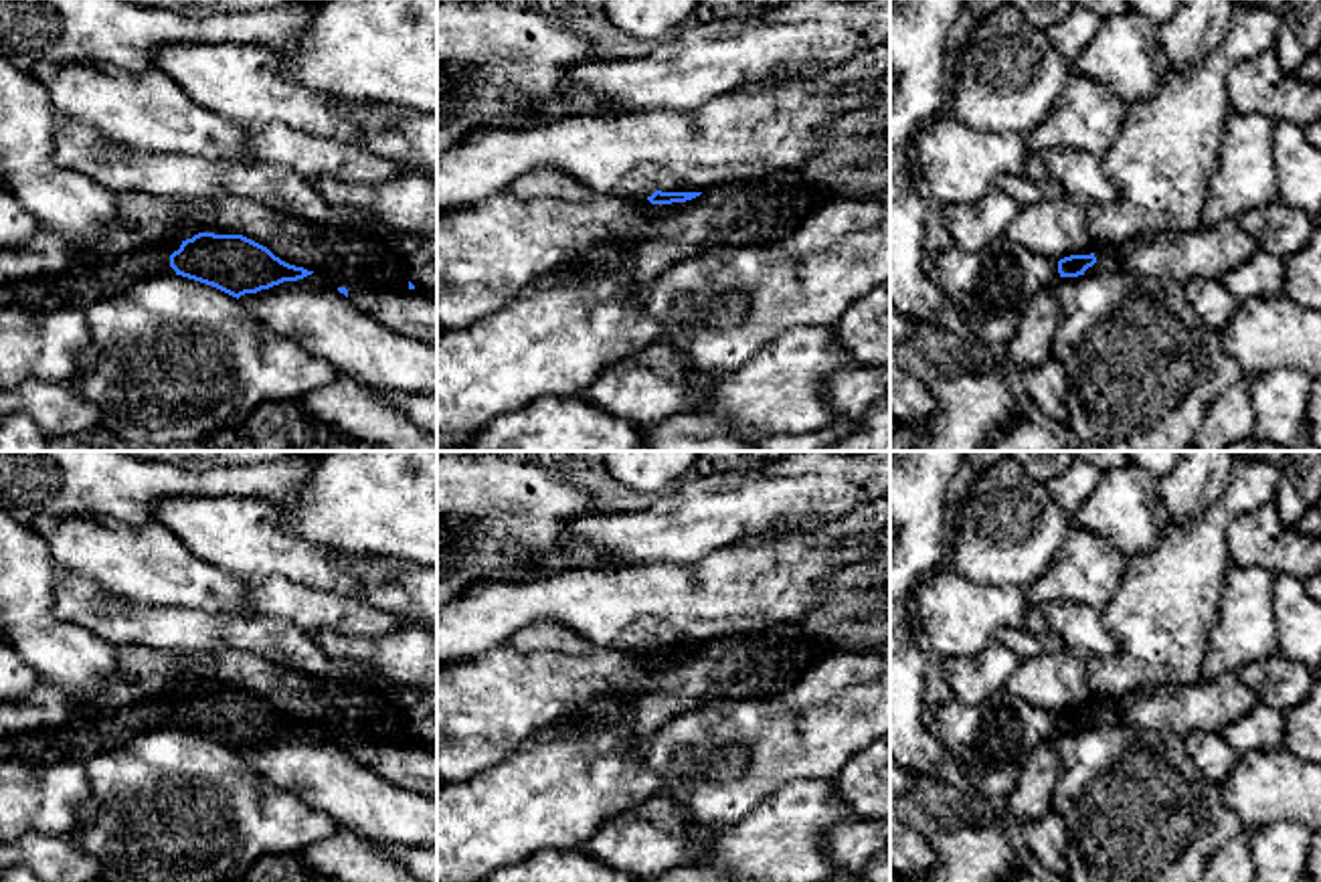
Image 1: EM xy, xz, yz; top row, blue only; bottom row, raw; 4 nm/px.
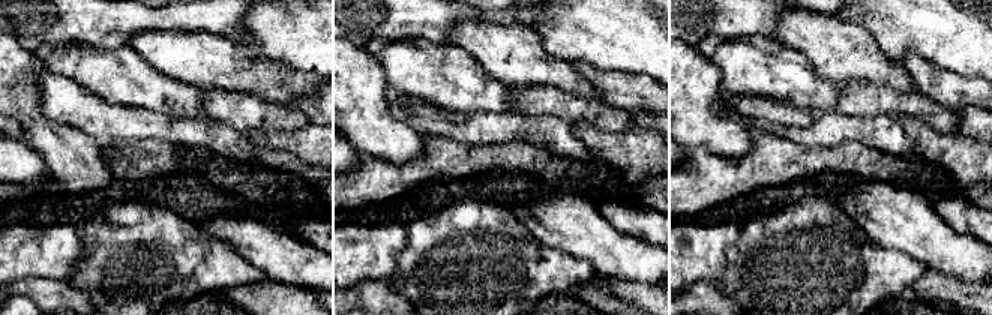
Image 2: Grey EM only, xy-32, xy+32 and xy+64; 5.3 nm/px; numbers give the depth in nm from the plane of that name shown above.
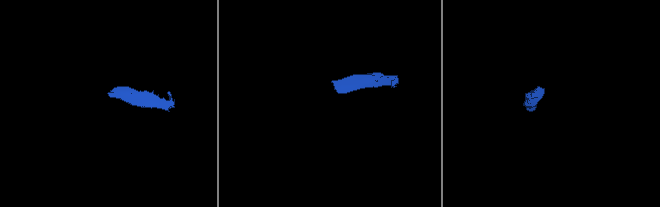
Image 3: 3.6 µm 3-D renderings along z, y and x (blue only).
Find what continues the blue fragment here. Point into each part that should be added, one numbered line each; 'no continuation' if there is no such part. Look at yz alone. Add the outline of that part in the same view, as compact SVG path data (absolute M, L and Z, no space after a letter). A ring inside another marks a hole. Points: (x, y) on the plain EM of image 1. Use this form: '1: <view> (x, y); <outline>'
1: yz (1107, 711); M1086 694L1082 702L1074 708L1094 708L1096 716L1084 724L1084 728L1105 726L1105 724L1123 724L1119 700L1107 700L1100 696Z

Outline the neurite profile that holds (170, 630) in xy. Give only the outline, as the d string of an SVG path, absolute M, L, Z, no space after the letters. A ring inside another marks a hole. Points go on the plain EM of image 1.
M57 564L53 611L61 621L89 629L117 649L146 647L170 655L245 651L305 676L334 670L314 637L293 623L265 615L134 605Z

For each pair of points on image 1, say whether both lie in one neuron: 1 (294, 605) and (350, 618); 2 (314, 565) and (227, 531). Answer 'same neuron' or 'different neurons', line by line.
1: same neuron
2: same neuron

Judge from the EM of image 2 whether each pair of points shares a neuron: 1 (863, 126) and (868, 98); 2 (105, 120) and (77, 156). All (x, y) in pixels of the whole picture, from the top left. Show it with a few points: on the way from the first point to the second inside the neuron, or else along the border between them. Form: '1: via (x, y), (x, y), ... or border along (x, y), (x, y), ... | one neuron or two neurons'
1: border along (836, 110), (845, 114), (893, 116) | two neurons
2: border along (59, 123), (75, 126), (101, 143) | two neurons

